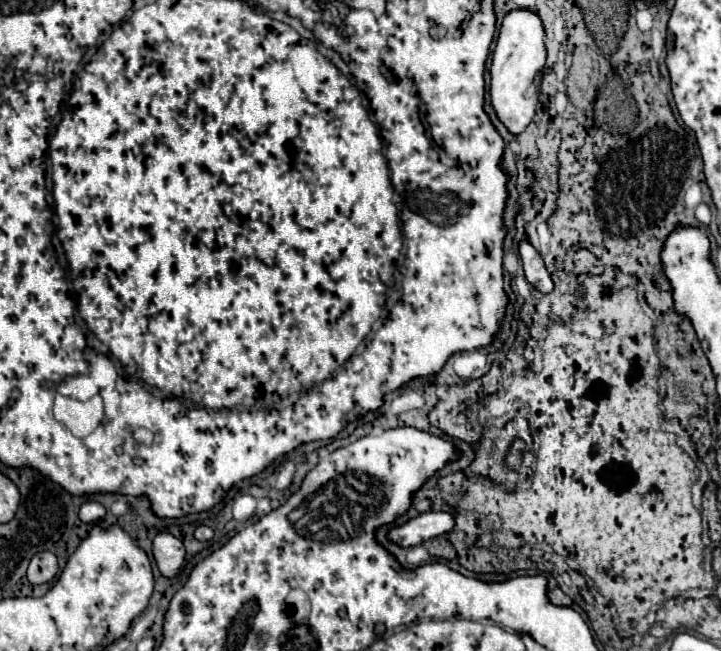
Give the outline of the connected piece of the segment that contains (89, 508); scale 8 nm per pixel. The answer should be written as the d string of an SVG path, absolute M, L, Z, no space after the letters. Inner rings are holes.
M85 502L79 510L79 518L85 522L85 524L93 524L93 522L101 522L105 520L105 508L99 504L99 502Z

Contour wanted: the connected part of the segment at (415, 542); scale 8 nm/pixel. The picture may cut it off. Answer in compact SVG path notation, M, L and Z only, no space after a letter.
M425 512L409 520L403 526L397 526L389 532L389 540L403 548L419 546L425 540L451 532L455 526L455 516L449 512Z

